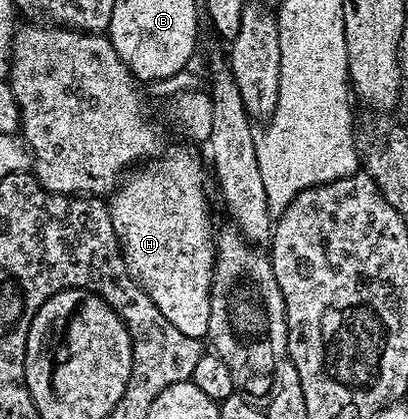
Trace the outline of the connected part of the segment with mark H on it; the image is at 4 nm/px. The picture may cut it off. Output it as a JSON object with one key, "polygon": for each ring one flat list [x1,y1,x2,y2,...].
{"polygon":[[171,148,133,167,121,179,116,191,111,193,108,213,114,234,120,240,128,273,136,278,136,283,144,289,154,306,162,310,166,322,182,330,182,334,203,341,210,326,210,286,216,265,214,227,208,213,208,196,204,193,206,164,188,148]]}

